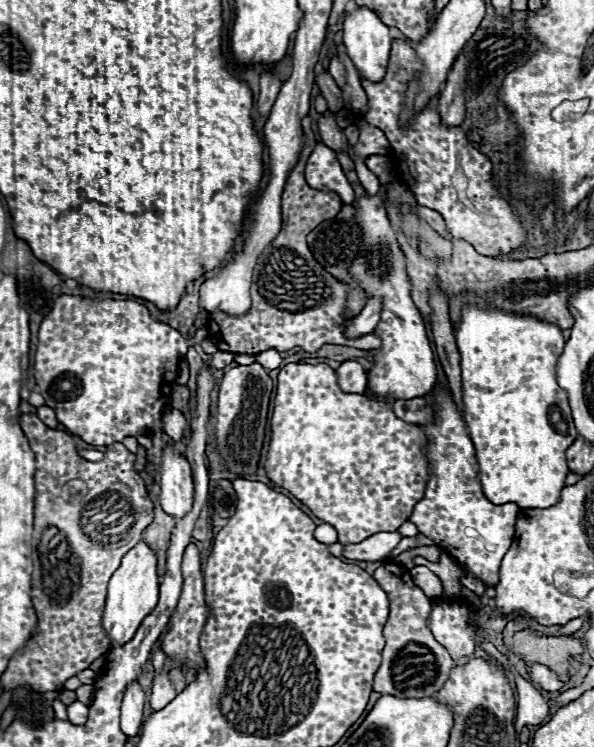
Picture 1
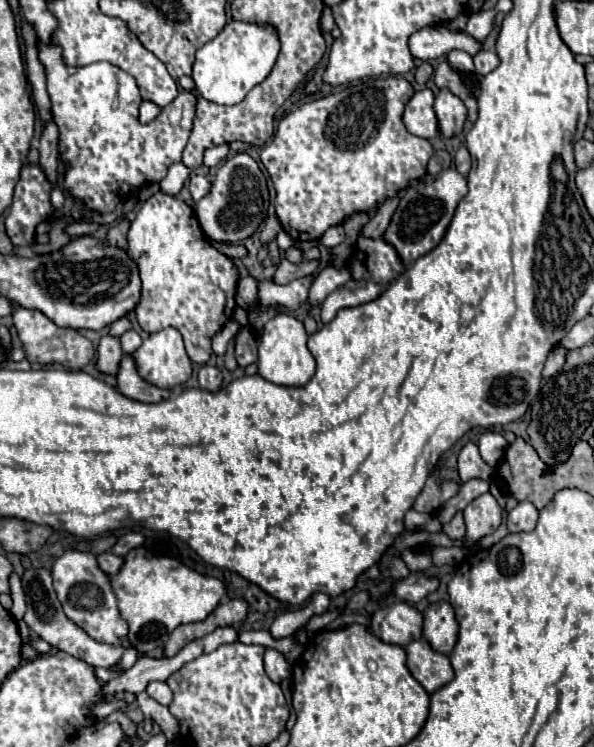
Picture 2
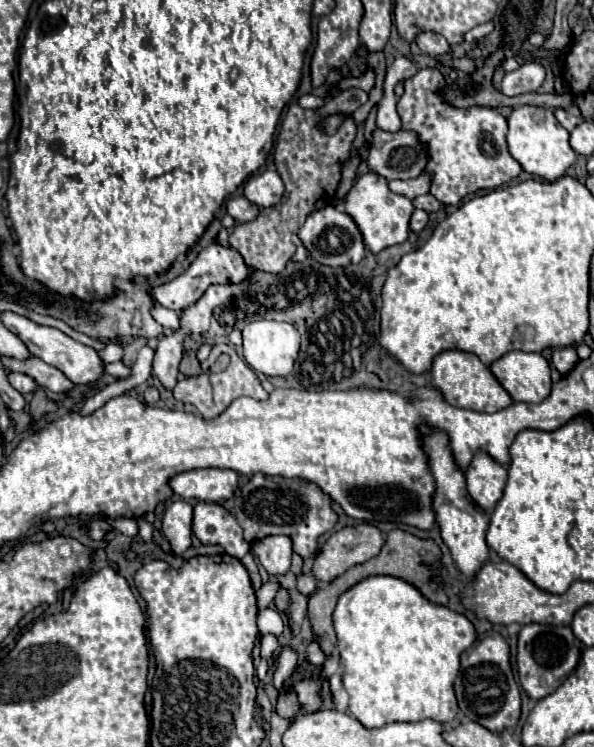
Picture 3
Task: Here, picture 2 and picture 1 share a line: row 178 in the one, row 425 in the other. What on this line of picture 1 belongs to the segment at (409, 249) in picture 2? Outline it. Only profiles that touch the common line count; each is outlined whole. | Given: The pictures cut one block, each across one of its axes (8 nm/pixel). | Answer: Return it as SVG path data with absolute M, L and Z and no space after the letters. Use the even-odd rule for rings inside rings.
M436 384L432 390L432 406L434 406L434 420L424 426L428 444L424 446L424 454L428 464L434 470L430 472L430 480L426 486L426 494L422 502L414 506L410 522L416 524L418 532L430 538L440 548L454 548L446 550L462 570L470 572L474 578L482 580L486 586L496 586L500 576L500 562L508 552L514 540L514 524L518 516L516 504L492 504L480 488L478 482L478 464L476 464L476 450L466 430L466 422L462 420L450 388L446 384ZM472 528L478 534L466 534Z

